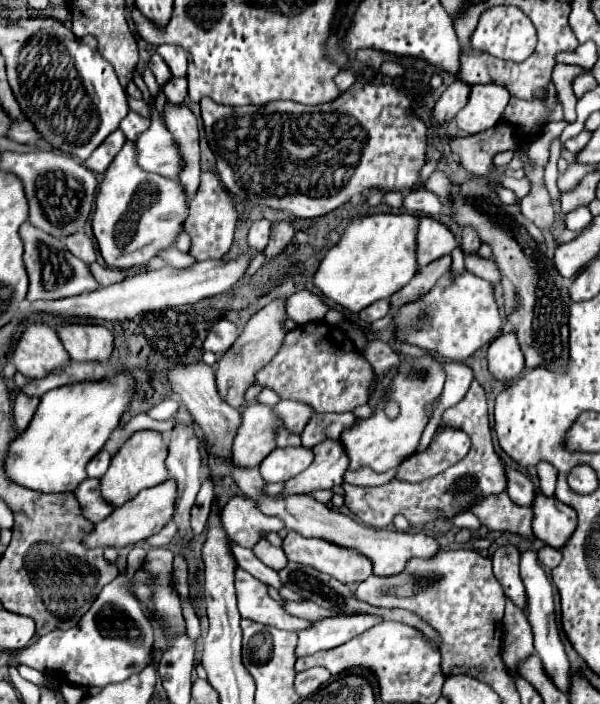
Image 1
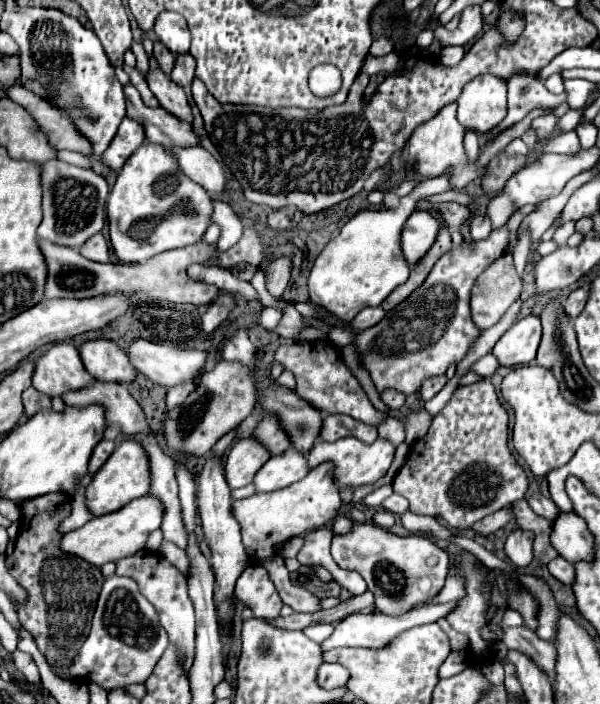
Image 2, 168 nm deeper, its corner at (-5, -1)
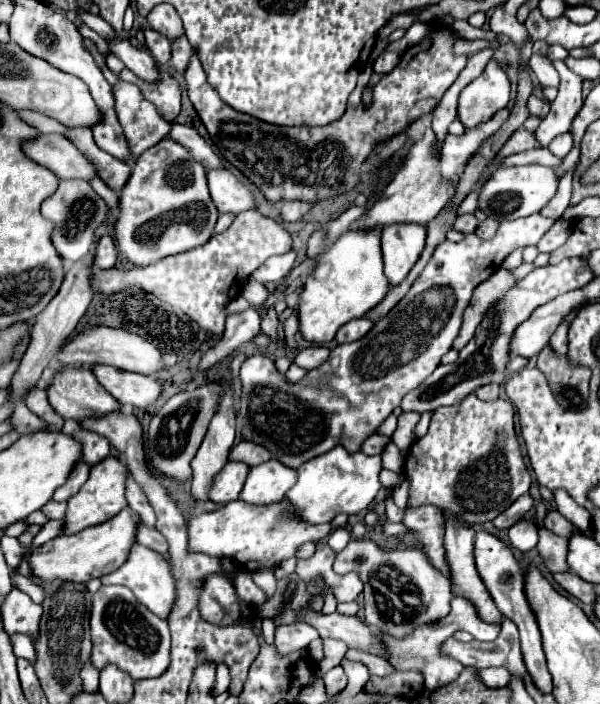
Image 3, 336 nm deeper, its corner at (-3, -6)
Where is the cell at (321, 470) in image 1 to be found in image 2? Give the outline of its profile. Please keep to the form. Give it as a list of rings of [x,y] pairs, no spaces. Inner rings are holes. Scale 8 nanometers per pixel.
[[[324,462],[318,468],[312,468],[304,480],[294,482],[288,488],[274,492],[258,492],[250,498],[236,500],[234,516],[242,526],[242,544],[250,560],[256,564],[266,556],[278,554],[288,538],[302,536],[328,524],[340,510],[340,506],[342,500],[338,494],[338,484],[334,480],[334,466],[330,462]]]

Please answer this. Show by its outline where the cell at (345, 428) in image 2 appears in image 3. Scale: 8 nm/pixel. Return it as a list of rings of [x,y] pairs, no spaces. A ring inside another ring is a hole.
[[[374,433],[372,437],[368,437],[368,441],[364,441],[362,453],[366,453],[366,455],[380,455],[386,449],[388,443],[390,443],[390,437]]]

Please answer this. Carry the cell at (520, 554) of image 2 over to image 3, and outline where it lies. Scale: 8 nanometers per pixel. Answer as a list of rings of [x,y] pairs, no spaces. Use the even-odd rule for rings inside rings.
[[[528,519],[514,523],[510,527],[510,543],[512,543],[512,547],[516,547],[522,553],[534,549],[538,543],[538,525]]]

